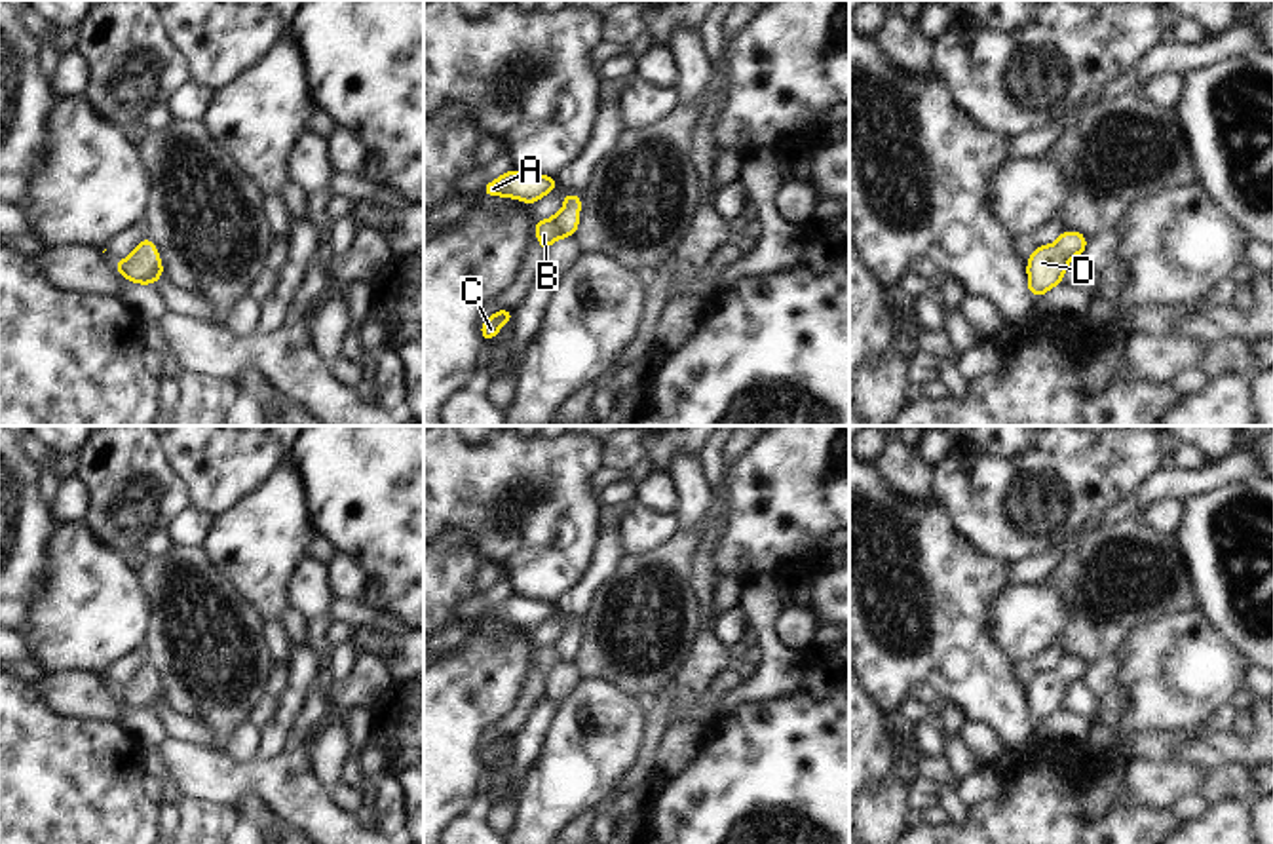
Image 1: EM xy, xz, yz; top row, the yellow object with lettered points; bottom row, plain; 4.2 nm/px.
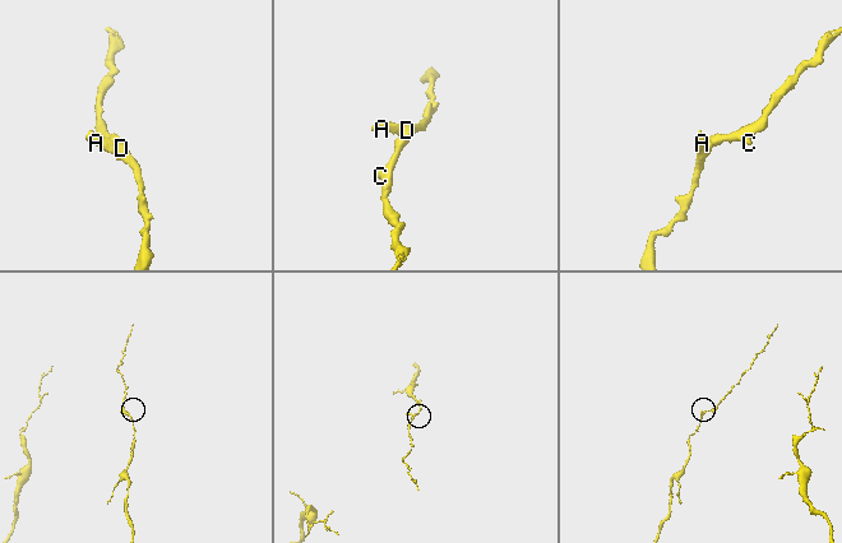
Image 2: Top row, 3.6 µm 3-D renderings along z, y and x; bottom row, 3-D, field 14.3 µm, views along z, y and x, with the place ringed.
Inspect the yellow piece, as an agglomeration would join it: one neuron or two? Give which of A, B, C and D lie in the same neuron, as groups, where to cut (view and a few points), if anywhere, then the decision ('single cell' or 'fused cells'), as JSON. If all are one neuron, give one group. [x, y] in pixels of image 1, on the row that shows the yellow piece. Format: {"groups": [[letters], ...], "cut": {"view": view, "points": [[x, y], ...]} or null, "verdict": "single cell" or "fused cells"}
{"groups": [["A", "B", "C", "D"]], "cut": null, "verdict": "single cell"}

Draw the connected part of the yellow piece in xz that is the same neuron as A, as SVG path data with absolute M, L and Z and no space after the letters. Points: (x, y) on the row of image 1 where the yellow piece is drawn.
M511 169L504 173L498 181L483 186L481 192L488 196L515 198L534 205L542 196L549 194L555 188L557 182L553 177Z

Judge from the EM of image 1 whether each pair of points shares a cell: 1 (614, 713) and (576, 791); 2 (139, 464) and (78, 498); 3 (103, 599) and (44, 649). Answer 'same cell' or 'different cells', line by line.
1: same cell
2: different cells
3: same cell

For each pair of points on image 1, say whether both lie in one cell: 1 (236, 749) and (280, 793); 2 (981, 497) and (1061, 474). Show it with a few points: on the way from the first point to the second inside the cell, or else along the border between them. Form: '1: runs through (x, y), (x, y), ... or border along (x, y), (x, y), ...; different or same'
1: border along (225, 749), (236, 761), (253, 759); different
2: runs through (1000, 497), (1038, 497), (1042, 493); same

